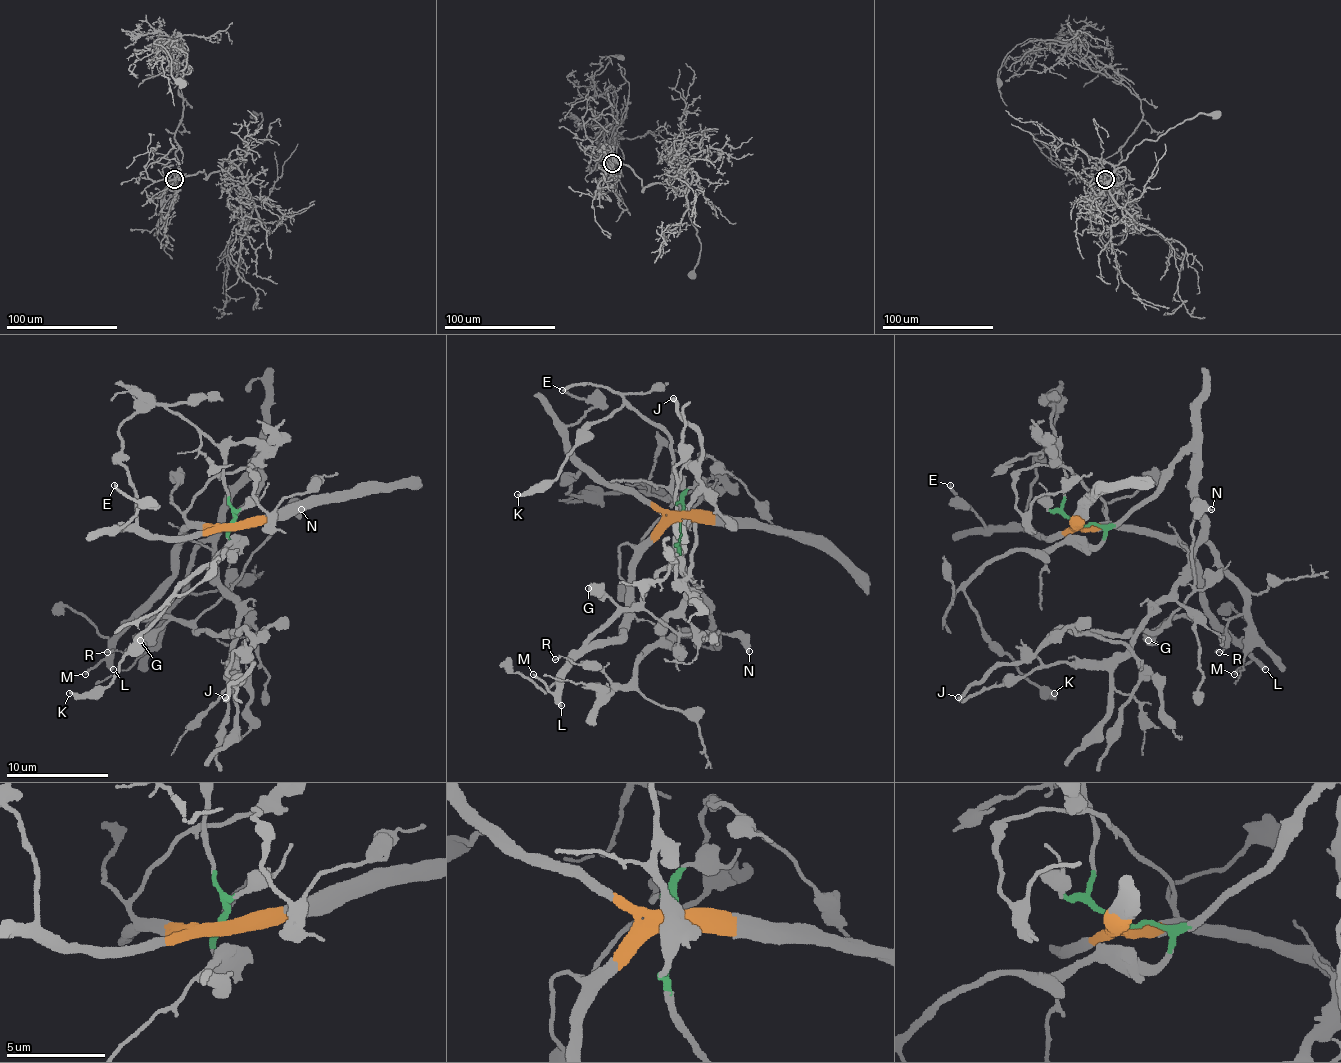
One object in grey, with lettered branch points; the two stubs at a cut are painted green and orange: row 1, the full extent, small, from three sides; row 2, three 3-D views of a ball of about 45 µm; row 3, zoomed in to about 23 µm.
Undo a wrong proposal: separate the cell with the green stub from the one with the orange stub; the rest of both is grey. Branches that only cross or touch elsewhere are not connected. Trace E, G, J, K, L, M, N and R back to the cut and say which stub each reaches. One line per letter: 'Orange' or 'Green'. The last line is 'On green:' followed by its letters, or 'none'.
E: Orange
G: Orange
J: Orange
K: Green
L: Orange
M: Orange
N: Orange
R: Green
On green: K, R

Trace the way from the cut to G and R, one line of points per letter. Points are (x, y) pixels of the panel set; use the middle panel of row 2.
G: (680, 518), (639, 559), (634, 569), (634, 610), (618, 636), (587, 644), (618, 608), (587, 587)
R: (680, 518), (680, 567), (703, 595), (711, 634), (659, 641), (626, 685), (595, 667), (554, 659)

